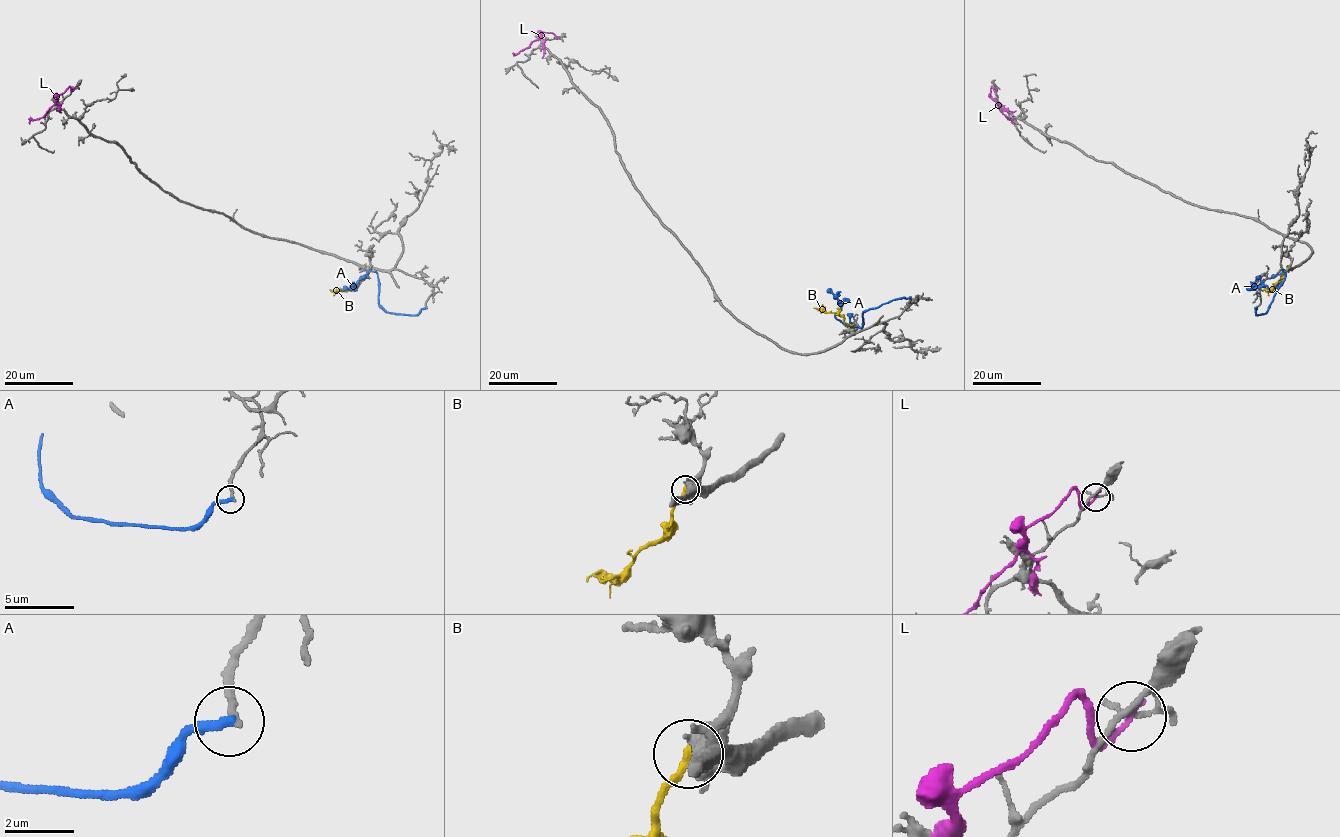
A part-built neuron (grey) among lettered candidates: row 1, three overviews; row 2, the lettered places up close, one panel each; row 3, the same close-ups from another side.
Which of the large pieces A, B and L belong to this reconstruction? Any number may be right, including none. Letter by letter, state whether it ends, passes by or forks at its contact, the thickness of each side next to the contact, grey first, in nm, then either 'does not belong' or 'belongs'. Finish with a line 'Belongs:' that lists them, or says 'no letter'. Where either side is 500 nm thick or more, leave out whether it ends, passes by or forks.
A: it ends there; 240 nm thick on the grey side, 260 nm on the other; does not belong
B: it ends there; 480 nm thick on the grey side, 240 nm on the other; does not belong
L: it ends there; 110 nm thick on the grey side, 200 nm on the other; does not belong
Belongs: no letter

